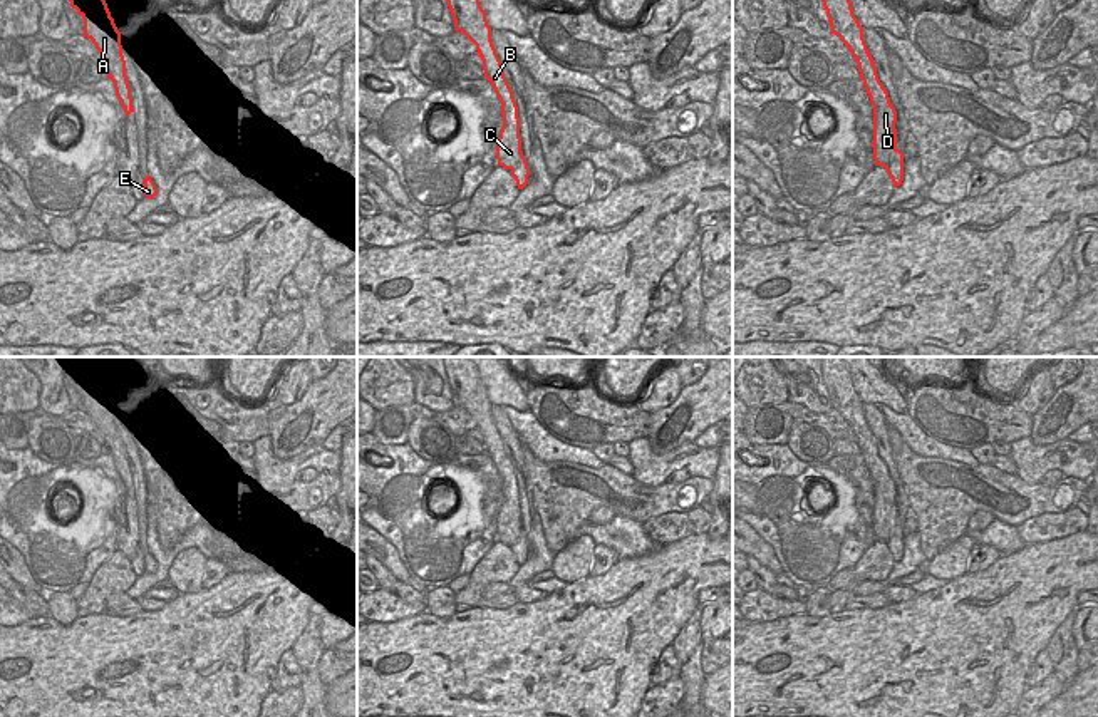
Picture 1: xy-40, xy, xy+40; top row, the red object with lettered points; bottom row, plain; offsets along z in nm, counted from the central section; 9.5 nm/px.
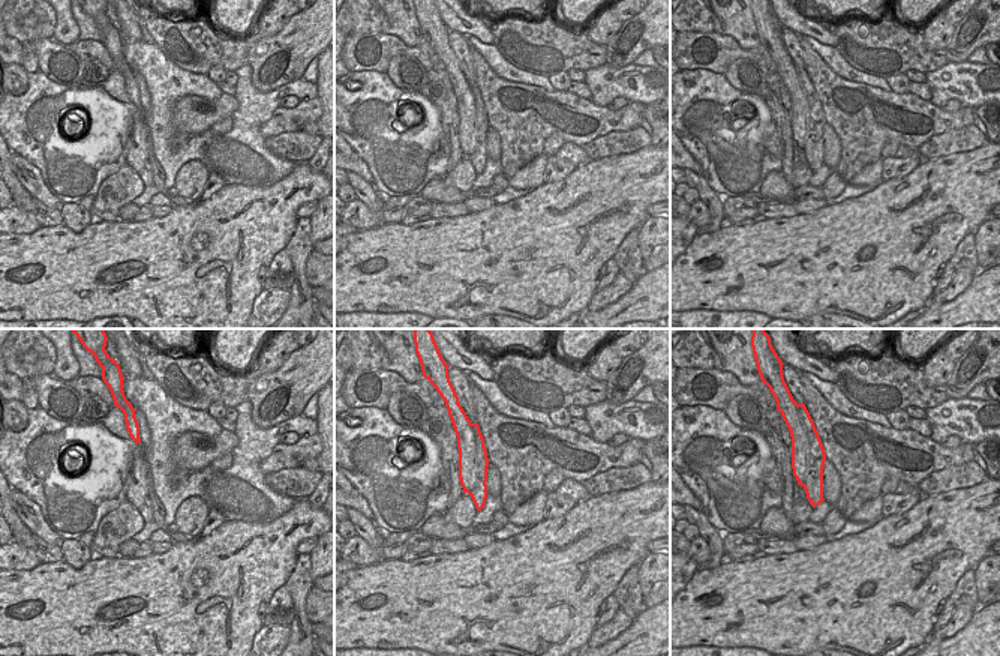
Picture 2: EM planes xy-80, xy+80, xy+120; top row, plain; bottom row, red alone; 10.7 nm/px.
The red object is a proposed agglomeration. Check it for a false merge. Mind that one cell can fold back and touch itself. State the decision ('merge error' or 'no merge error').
merge error

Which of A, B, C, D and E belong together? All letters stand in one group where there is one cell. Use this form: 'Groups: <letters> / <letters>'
Groups: A B C D / E

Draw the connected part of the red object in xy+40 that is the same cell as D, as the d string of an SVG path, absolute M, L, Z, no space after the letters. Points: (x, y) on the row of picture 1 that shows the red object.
M821 0L831 34L838 35L858 64L860 79L873 106L873 159L887 168L897 151L897 111L878 79L875 62L863 39L863 27L853 13L850 0Z

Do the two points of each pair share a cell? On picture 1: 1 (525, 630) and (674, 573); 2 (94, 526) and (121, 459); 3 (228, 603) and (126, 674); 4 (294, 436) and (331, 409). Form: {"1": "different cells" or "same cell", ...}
{"1": "same cell", "2": "different cells", "3": "same cell", "4": "same cell"}

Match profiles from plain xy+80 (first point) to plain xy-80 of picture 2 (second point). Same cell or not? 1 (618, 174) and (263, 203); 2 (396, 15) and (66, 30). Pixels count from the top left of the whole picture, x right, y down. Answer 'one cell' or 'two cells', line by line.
1: one cell
2: one cell

